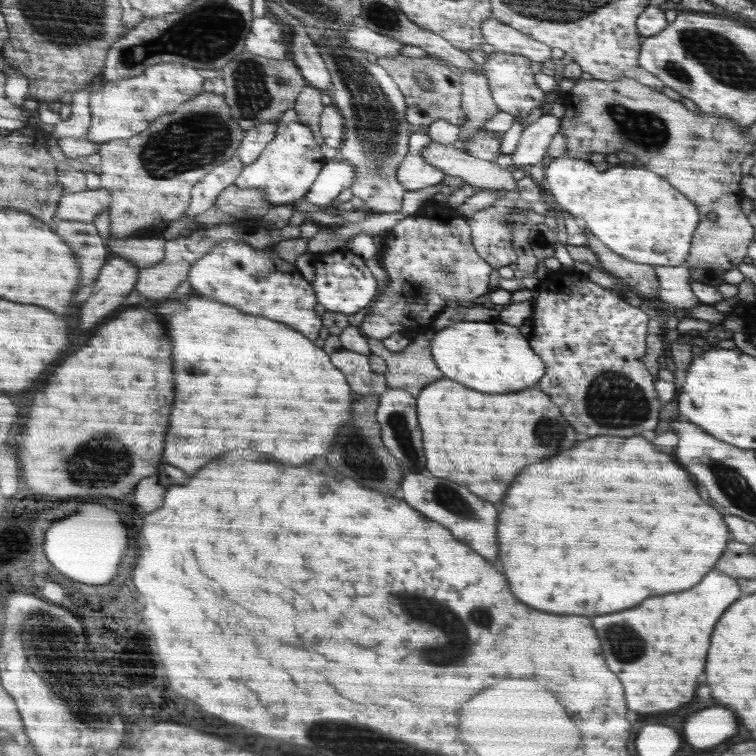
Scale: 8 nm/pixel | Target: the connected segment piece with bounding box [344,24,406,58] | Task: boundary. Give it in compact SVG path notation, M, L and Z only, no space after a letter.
M361 24L355 25L346 34L345 38L349 45L356 50L374 54L380 57L393 57L400 54L400 48L406 45L398 39L388 38L386 35L378 34Z

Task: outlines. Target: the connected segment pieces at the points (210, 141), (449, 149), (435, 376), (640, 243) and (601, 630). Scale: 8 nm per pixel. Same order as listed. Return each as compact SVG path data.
M202 91L186 101L173 113L158 117L152 125L139 133L138 137L111 141L101 146L102 156L101 188L110 190L113 201L110 216L113 218L113 236L116 239L130 237L160 237L166 224L182 218L192 200L193 187L200 182L217 164L224 163L236 156L245 131L232 118L230 107L221 94Z
M432 141L422 149L420 156L446 175L461 178L472 187L503 193L516 189L517 180L514 180L511 169L503 169L494 161L470 156L453 145L442 145Z
M434 330L418 334L409 345L400 352L388 350L381 340L368 339L371 354L381 356L387 369L383 372L388 387L409 391L410 394L420 394L426 384L440 380L442 372L436 368L432 360L432 344Z
M566 154L552 160L544 172L545 187L554 196L555 204L576 217L612 252L644 265L685 265L690 240L698 226L698 210L662 176L634 166L616 166L600 172L586 160Z
M712 570L698 586L694 586L694 590L656 596L650 598L650 602L642 602L642 606L634 606L634 610L622 610L618 614L604 614L594 618L594 626L598 626L598 634L602 634L602 646L606 646L606 662L610 662L610 670L614 670L614 674L618 674L618 678L622 678L622 684L626 686L630 710L642 714L664 712L688 704L694 698L698 676L704 674L714 626L724 610L740 596L743 596L743 592L739 580Z

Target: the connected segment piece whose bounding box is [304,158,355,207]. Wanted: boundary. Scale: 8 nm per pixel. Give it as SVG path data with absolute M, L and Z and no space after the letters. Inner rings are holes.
M338 158L326 163L326 166L318 173L313 187L304 197L312 204L318 206L335 204L335 199L345 189L350 189L355 179L353 166L348 161L340 161Z

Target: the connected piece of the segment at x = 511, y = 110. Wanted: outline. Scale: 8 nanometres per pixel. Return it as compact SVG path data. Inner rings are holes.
M495 50L482 64L484 74L489 78L490 90L493 91L494 102L501 110L516 118L526 118L531 110L544 104L544 92L535 83L535 74L530 69L531 61L521 54L510 54Z

